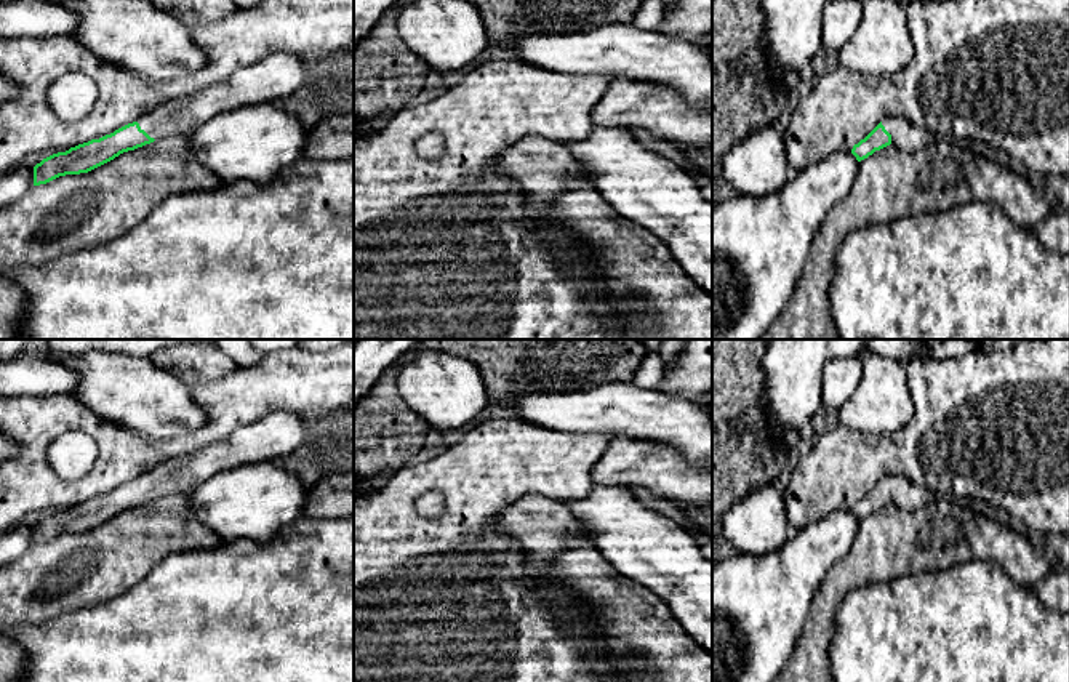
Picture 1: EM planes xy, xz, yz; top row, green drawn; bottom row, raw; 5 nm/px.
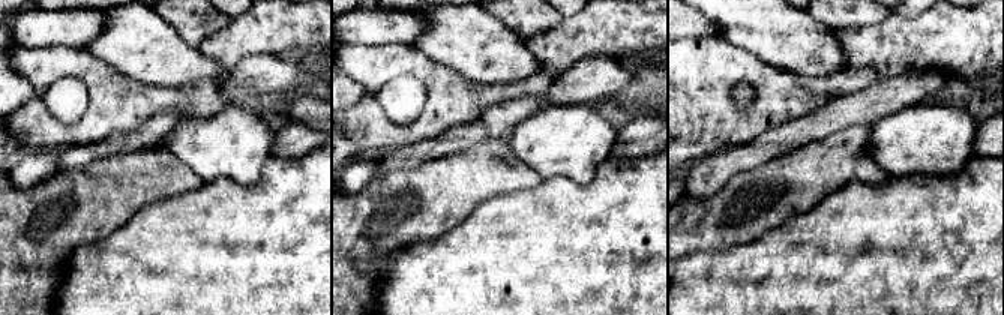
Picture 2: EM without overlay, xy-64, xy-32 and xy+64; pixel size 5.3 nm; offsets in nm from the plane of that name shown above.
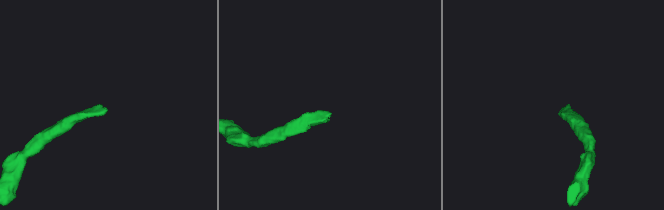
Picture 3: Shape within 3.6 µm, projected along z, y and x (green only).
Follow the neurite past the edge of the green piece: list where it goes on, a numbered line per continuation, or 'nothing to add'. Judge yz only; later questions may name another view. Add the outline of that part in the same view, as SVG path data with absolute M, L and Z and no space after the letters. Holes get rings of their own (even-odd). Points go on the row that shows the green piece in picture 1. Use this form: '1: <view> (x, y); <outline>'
1: yz (908, 136); M890 115L882 120L882 125L891 134L891 144L904 152L915 152L933 138L925 126L919 126L904 117Z

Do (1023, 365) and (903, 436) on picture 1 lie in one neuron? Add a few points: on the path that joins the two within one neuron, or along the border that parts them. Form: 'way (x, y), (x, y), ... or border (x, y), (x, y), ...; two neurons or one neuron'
way (992, 396), (954, 429), (933, 433); one neuron

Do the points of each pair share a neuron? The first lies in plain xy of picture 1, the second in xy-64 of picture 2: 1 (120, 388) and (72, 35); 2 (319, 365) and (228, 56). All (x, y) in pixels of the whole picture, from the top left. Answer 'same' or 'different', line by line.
1: different
2: same

